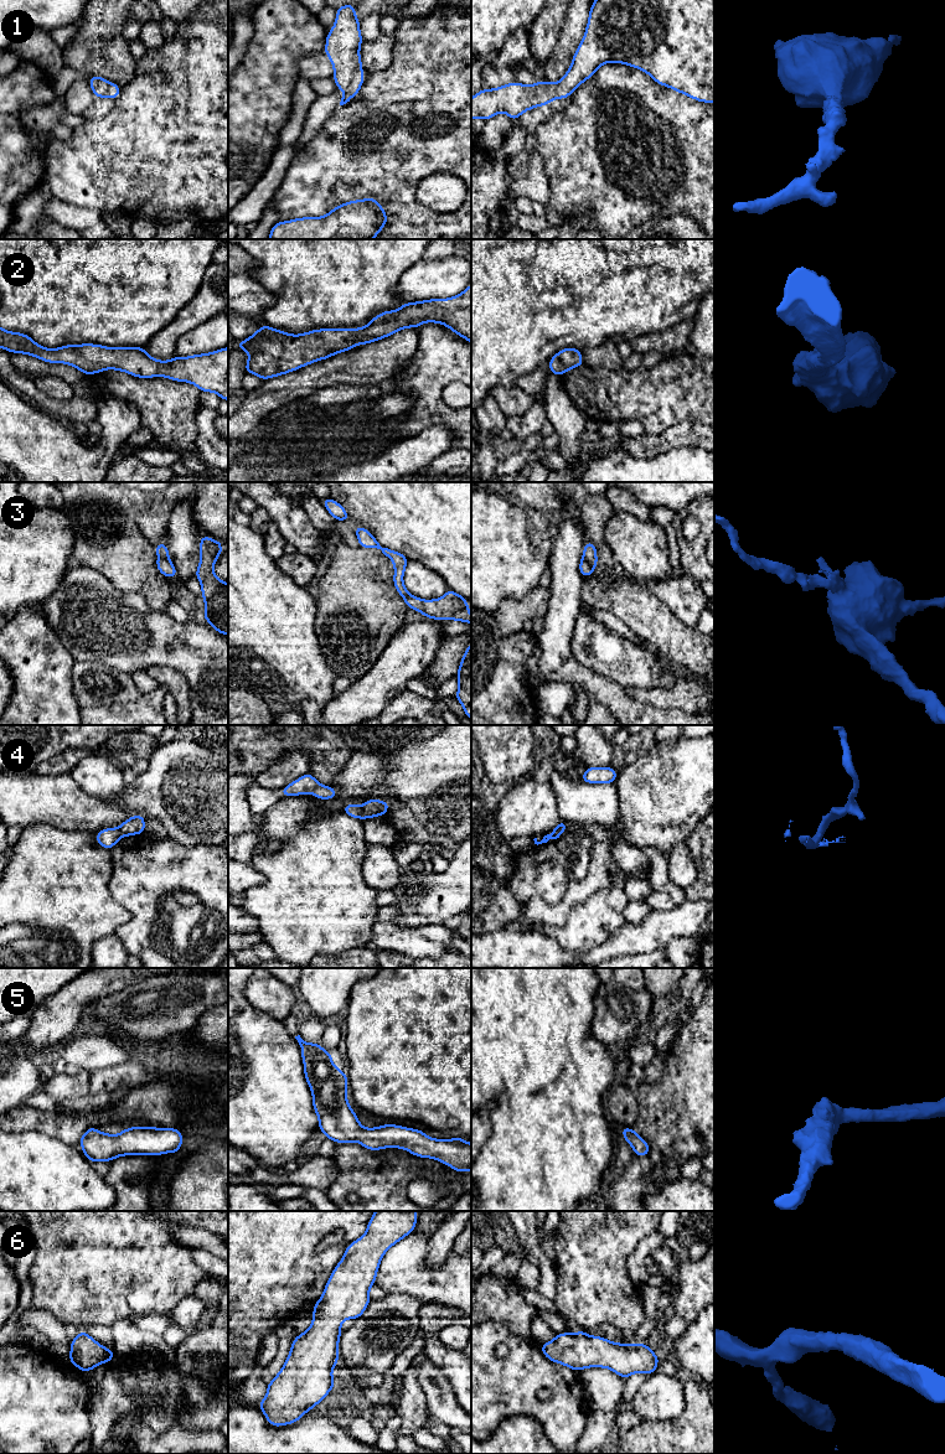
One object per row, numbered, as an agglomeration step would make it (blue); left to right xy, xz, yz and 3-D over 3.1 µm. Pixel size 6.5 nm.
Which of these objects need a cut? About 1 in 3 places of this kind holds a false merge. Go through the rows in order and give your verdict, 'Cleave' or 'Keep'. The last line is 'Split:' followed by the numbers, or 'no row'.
1: Keep
2: Keep
3: Cleave
4: Cleave
5: Keep
6: Keep
Split: 3, 4

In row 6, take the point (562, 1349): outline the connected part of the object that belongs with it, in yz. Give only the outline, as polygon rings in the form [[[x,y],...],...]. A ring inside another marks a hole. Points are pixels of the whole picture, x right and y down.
[[[582,1330],[574,1335],[557,1334],[552,1341],[539,1345],[539,1349],[552,1362],[570,1367],[575,1372],[588,1367],[604,1367],[623,1380],[637,1372],[651,1376],[660,1362],[656,1354],[644,1342],[616,1344],[601,1336],[590,1336]]]

